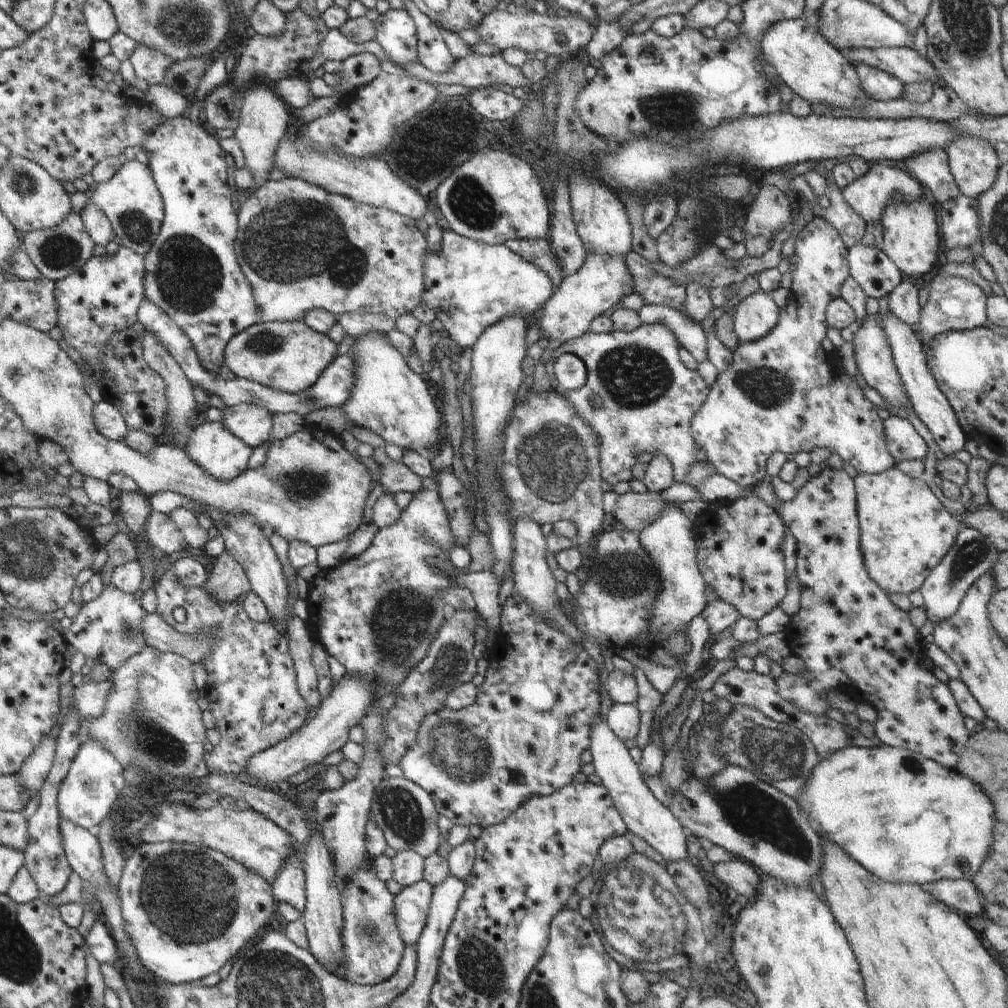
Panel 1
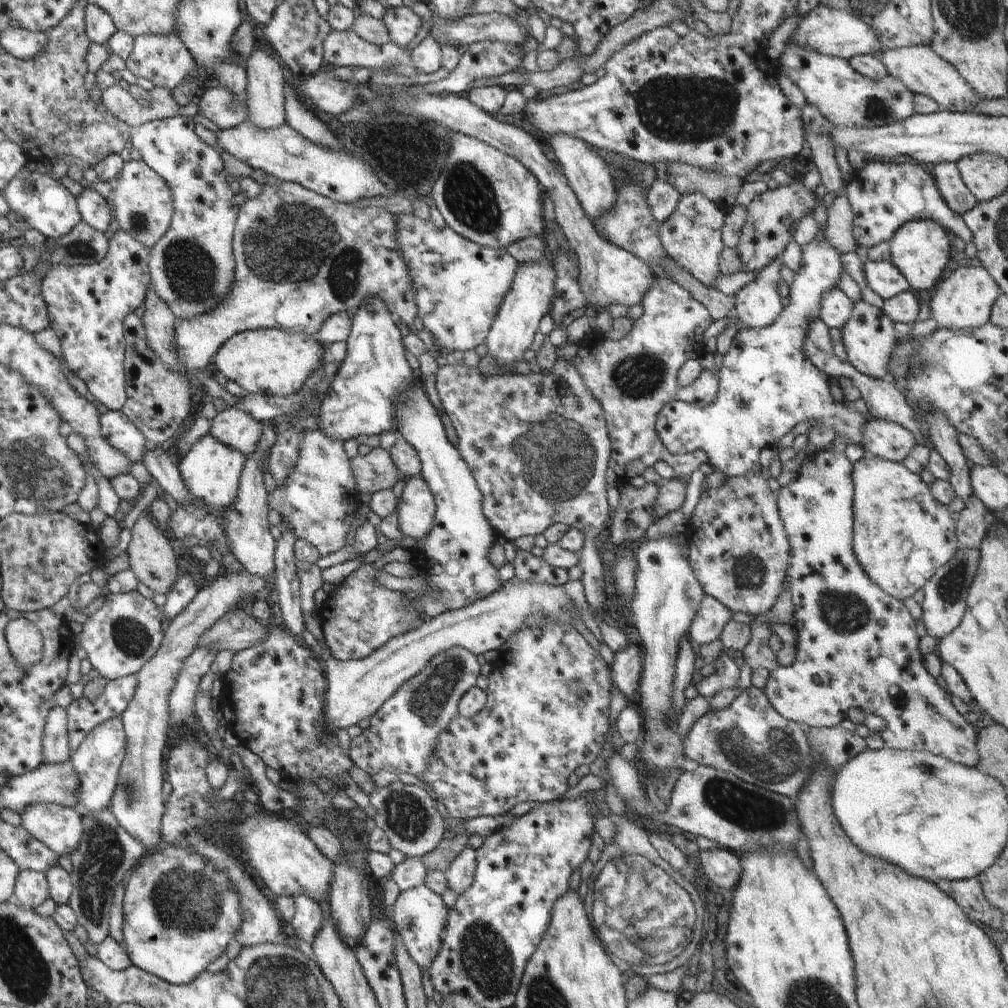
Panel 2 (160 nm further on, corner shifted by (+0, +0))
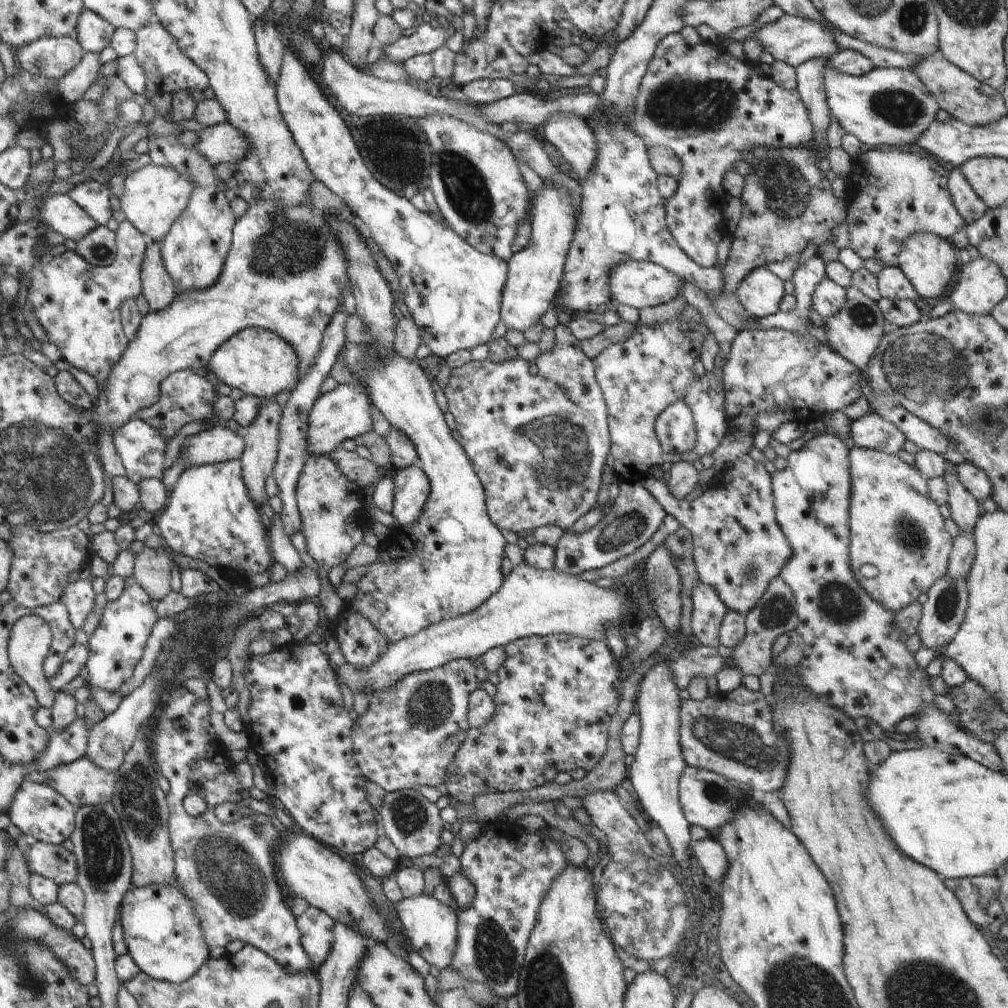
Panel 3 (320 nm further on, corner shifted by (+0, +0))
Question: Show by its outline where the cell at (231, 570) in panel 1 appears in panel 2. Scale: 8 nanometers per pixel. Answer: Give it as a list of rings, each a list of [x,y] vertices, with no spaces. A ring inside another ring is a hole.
[[[248,571],[239,574],[225,572],[210,582],[202,583],[192,602],[165,625],[160,648],[135,673],[139,683],[126,710],[119,716],[127,736],[126,754],[109,809],[122,828],[142,844],[145,854],[164,845],[161,840],[161,822],[166,799],[162,792],[162,783],[166,778],[164,756],[172,730],[169,726],[169,696],[175,687],[178,673],[182,670],[183,662],[199,646],[205,632],[230,611],[236,601],[242,597],[252,598],[254,594],[264,590],[267,583],[260,576]]]

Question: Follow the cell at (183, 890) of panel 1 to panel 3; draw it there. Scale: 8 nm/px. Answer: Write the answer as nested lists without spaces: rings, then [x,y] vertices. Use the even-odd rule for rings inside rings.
[[[176,878],[174,885],[154,883],[142,888],[131,887],[123,896],[118,922],[122,925],[129,955],[134,959],[141,972],[153,979],[181,983],[188,980],[206,962],[206,959],[210,958],[210,950],[203,939],[198,917],[194,914],[194,907],[191,906],[190,900],[180,892]]]

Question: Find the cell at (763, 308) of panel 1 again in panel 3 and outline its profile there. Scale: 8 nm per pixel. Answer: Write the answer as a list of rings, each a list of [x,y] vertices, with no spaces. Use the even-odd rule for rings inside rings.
[[[763,266],[748,271],[735,293],[740,304],[757,319],[776,314],[785,295],[783,281]]]

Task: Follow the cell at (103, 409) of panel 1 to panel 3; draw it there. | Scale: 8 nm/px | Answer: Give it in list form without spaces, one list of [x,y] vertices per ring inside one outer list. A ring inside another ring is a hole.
[[[134,417],[130,422],[117,428],[112,436],[128,480],[133,483],[148,477],[162,480],[167,444],[155,428]]]

